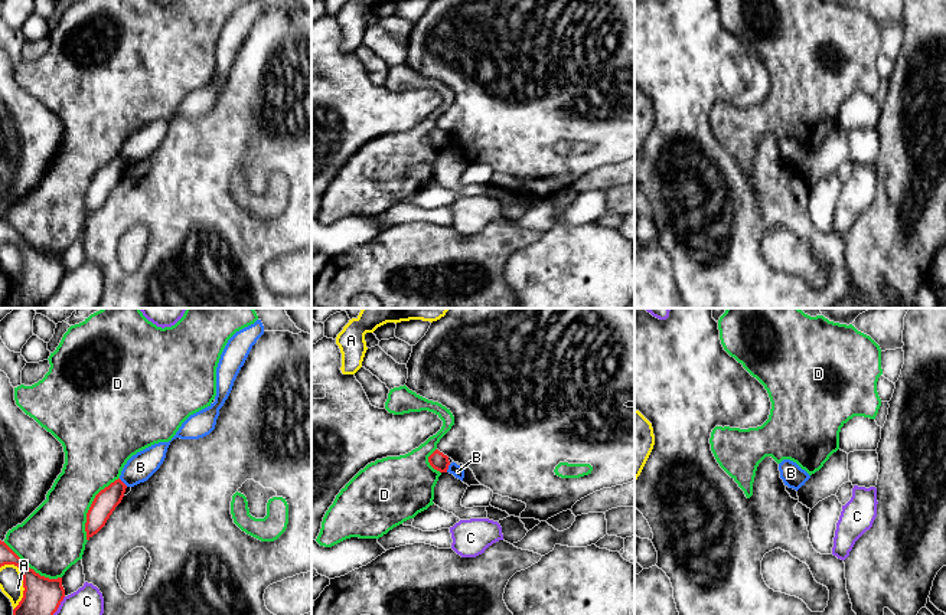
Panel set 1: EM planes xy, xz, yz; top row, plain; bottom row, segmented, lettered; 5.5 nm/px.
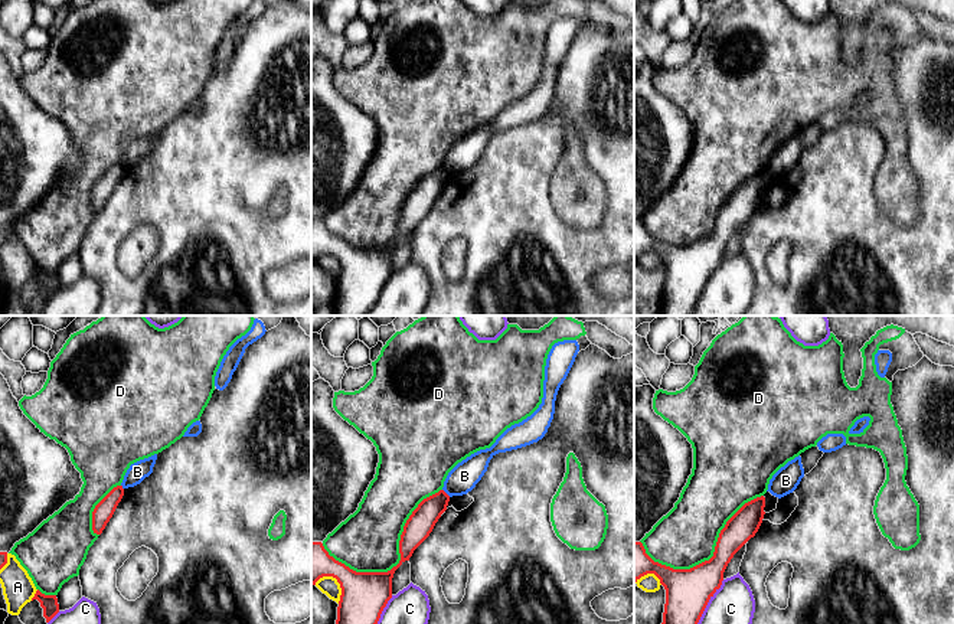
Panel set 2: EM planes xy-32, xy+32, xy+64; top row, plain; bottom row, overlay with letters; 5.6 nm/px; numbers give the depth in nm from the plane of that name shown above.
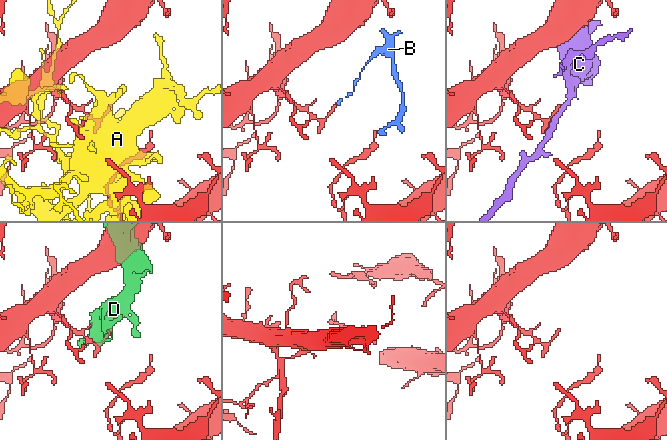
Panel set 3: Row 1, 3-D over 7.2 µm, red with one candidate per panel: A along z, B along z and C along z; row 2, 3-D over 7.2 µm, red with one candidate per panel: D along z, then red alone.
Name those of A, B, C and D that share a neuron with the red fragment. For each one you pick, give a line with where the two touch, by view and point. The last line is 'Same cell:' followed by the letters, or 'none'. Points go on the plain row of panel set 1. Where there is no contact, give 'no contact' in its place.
Same cell: none

